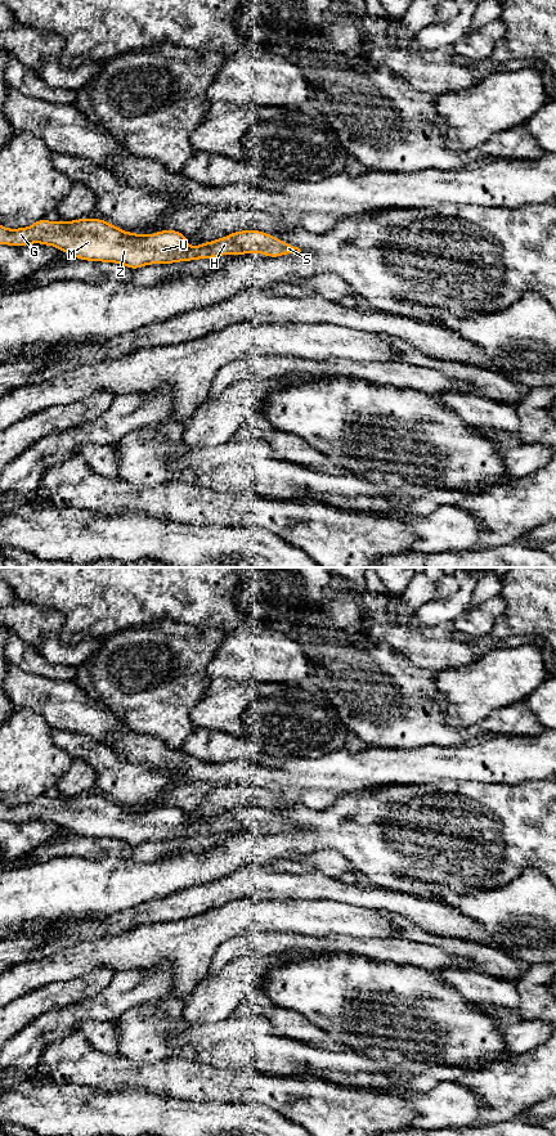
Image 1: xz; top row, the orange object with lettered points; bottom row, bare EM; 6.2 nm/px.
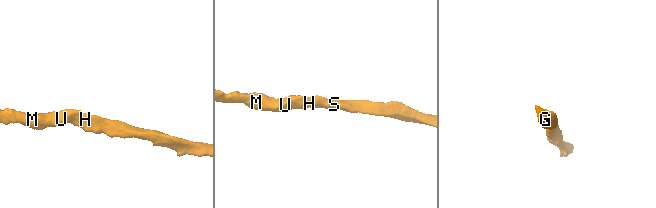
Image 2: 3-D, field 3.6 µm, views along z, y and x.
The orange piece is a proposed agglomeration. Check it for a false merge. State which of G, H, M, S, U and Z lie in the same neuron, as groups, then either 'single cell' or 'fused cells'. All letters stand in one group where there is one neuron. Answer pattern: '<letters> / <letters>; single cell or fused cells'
G H M S U Z; single cell

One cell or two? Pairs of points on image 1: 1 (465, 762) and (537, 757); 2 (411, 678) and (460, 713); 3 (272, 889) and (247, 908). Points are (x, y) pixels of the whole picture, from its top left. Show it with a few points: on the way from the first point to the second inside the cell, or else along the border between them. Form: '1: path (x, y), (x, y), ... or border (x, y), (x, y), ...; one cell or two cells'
1: path (483, 759), (519, 759); one cell
2: border (434, 677), (447, 700), (447, 722), (467, 727); two cells
3: border (288, 897), (233, 898), (229, 902); two cells

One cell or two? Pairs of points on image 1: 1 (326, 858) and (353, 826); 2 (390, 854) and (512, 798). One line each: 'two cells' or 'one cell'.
1: two cells
2: one cell

